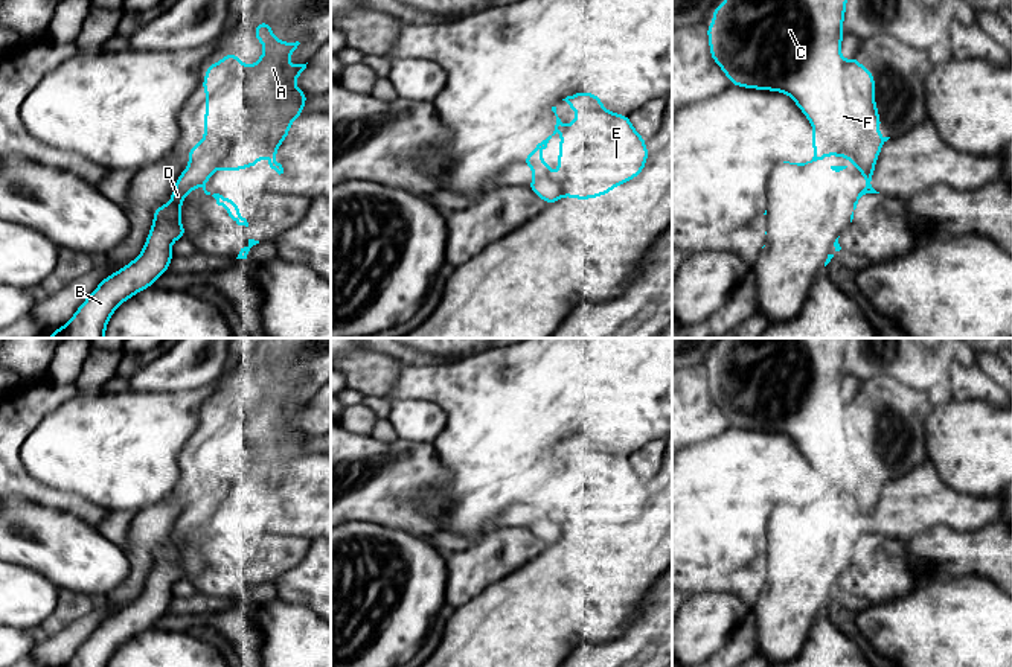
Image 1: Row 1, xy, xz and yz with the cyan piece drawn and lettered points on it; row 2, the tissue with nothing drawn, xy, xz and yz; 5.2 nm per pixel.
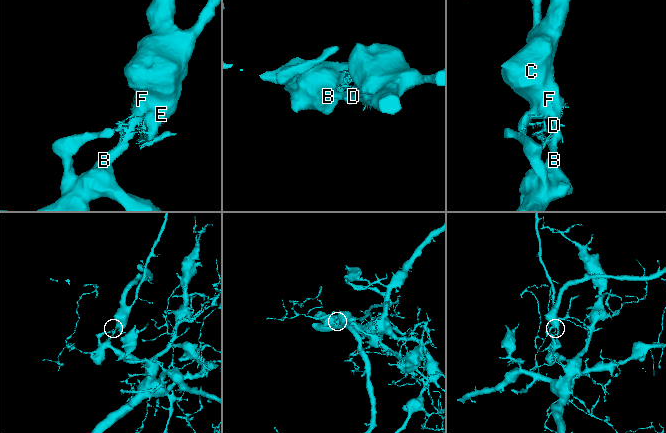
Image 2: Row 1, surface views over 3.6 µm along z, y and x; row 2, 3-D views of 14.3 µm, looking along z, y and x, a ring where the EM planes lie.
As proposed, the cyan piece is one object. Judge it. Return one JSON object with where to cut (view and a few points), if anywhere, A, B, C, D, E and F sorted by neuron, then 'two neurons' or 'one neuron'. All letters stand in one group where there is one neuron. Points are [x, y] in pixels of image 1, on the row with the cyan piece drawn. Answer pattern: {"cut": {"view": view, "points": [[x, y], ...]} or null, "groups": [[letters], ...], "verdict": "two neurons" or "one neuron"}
{"cut": {"view": "xy", "points": [[218, 149], [209, 149], [189, 163]]}, "groups": [["A", "C", "E", "F"], ["B", "D"]], "verdict": "two neurons"}

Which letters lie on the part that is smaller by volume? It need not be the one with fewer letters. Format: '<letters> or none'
A, C, E, F

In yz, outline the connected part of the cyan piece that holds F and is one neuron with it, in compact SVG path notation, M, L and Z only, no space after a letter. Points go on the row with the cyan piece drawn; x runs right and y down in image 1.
M724 0L724 3L722 3L722 5L721 5L721 6L718 6L718 8L715 8L715 9L713 9L713 12L712 12L712 15L713 15L713 23L712 23L712 24L707 24L707 37L709 37L709 47L710 47L710 56L712 56L712 58L713 58L713 61L715 61L715 62L716 62L716 64L718 64L718 65L719 65L719 67L721 67L721 70L722 70L722 72L724 72L724 75L725 75L725 76L727 76L727 78L729 78L729 79L730 79L730 84L732 84L732 85L739 85L739 87L744 87L744 88L754 88L754 90L770 90L770 91L779 91L779 93L785 93L785 94L788 94L788 96L789 96L789 97L791 97L791 99L793 99L793 101L794 101L794 102L796 102L796 105L797 105L797 107L799 107L799 108L800 108L800 111L802 111L802 113L803 113L803 114L805 114L805 116L806 116L806 119L808 119L808 120L809 120L809 123L811 123L811 125L812 125L812 129L814 129L814 131L812 131L812 136L811 136L811 143L812 143L812 146L814 146L814 157L812 157L812 160L811 160L811 161L806 161L806 163L789 163L789 164L797 164L797 166L805 166L805 164L808 164L808 163L812 163L812 161L817 161L817 160L823 160L823 158L825 158L825 157L828 157L828 155L837 155L837 157L844 157L844 158L849 158L849 160L850 160L850 161L852 161L852 163L853 163L853 166L855 166L855 168L857 168L857 169L858 169L858 161L857 161L857 152L858 152L858 149L860 149L860 148L861 148L861 146L870 146L870 148L872 148L872 149L873 149L873 151L875 151L875 152L876 152L876 155L878 155L878 154L879 154L879 152L881 152L881 149L882 149L882 145L884 145L884 143L886 143L886 142L887 142L887 140L889 140L889 139L890 139L890 137L884 137L884 136L881 136L881 134L879 134L879 132L878 132L878 129L879 129L879 126L881 126L881 117L879 117L879 113L878 113L878 110L876 110L876 102L875 102L875 78L873 78L873 76L872 76L872 73L870 73L870 70L869 70L869 69L867 69L867 67L864 67L864 65L863 65L863 64L860 64L860 62L858 62L858 61L857 61L857 56L852 56L852 58L850 58L850 59L849 59L849 61L844 61L844 59L843 59L843 58L841 58L841 43L843 43L843 21L844 21L844 14L846 14L846 5L847 5L847 0Z

